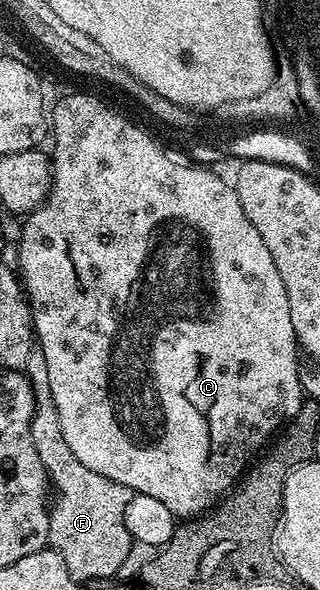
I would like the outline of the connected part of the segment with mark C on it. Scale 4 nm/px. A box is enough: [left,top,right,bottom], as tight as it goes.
[17,94,303,520]

